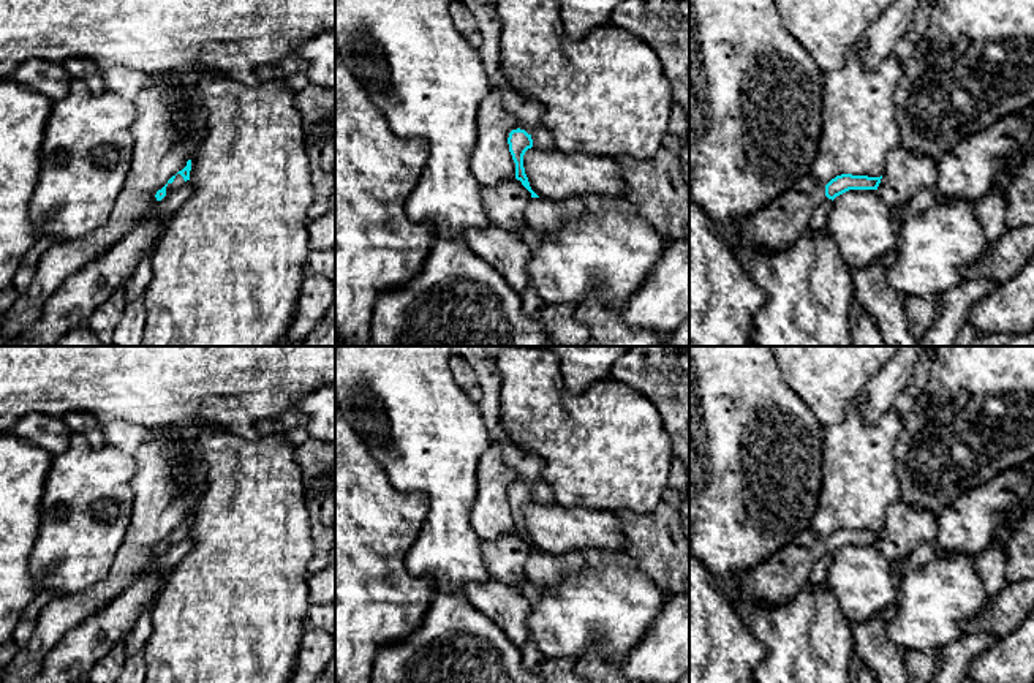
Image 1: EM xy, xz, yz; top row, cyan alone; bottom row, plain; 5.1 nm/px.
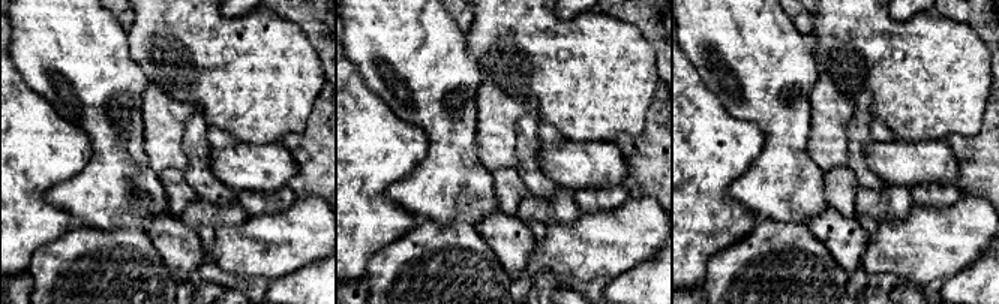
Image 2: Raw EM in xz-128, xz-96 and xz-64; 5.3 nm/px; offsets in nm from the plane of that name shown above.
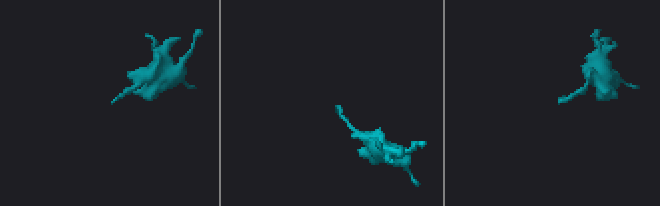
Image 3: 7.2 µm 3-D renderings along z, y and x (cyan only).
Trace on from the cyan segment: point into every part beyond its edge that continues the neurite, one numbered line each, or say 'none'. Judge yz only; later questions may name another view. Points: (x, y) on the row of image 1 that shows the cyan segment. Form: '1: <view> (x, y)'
1: yz (775, 226)

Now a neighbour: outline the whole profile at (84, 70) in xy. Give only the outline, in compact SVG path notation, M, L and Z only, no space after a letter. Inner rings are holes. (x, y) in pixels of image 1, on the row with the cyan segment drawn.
M68 58L63 62L71 79L84 81L93 93L106 90L103 84L103 71L87 58Z

